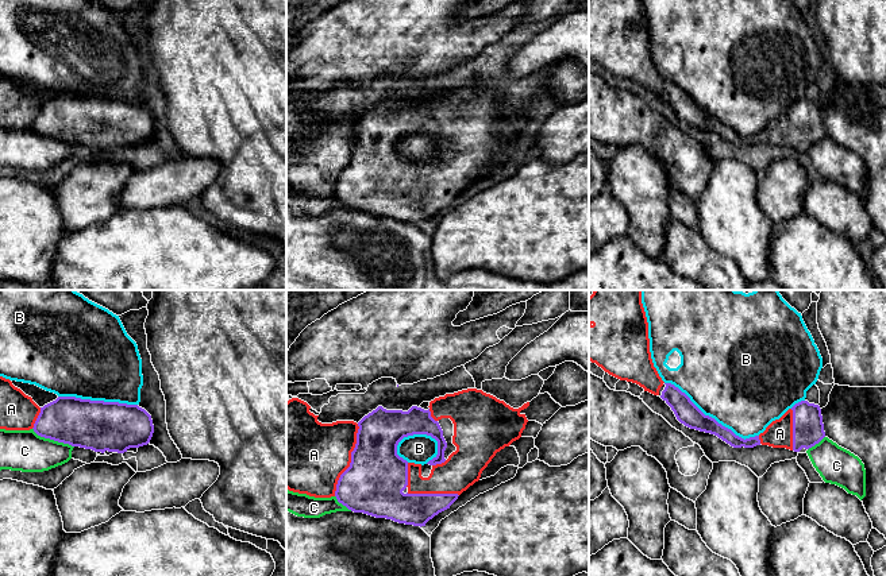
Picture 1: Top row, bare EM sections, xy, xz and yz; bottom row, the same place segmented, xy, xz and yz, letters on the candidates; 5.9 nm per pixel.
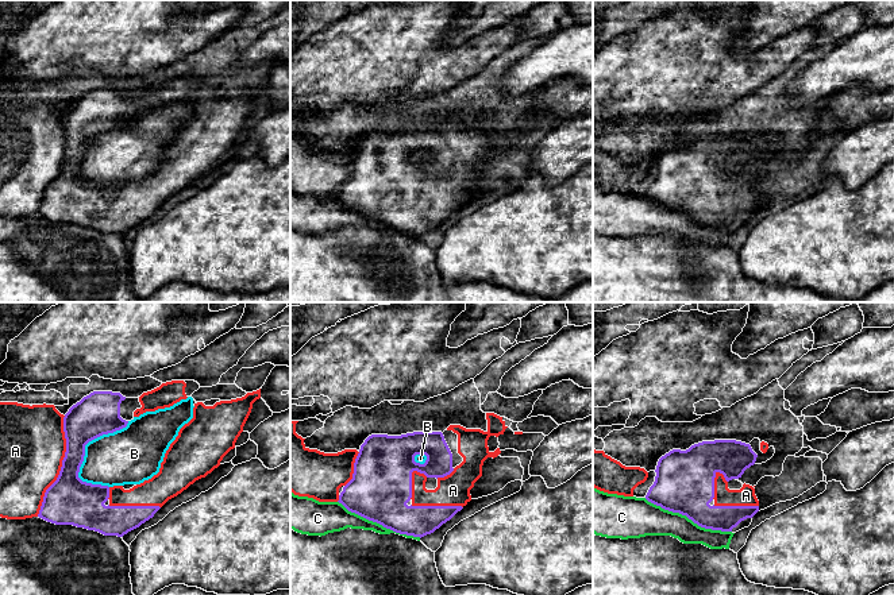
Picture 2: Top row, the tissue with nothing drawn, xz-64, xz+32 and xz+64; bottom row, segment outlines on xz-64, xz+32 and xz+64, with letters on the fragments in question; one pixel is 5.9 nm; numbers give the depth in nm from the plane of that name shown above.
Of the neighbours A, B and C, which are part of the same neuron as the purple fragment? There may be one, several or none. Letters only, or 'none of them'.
A

